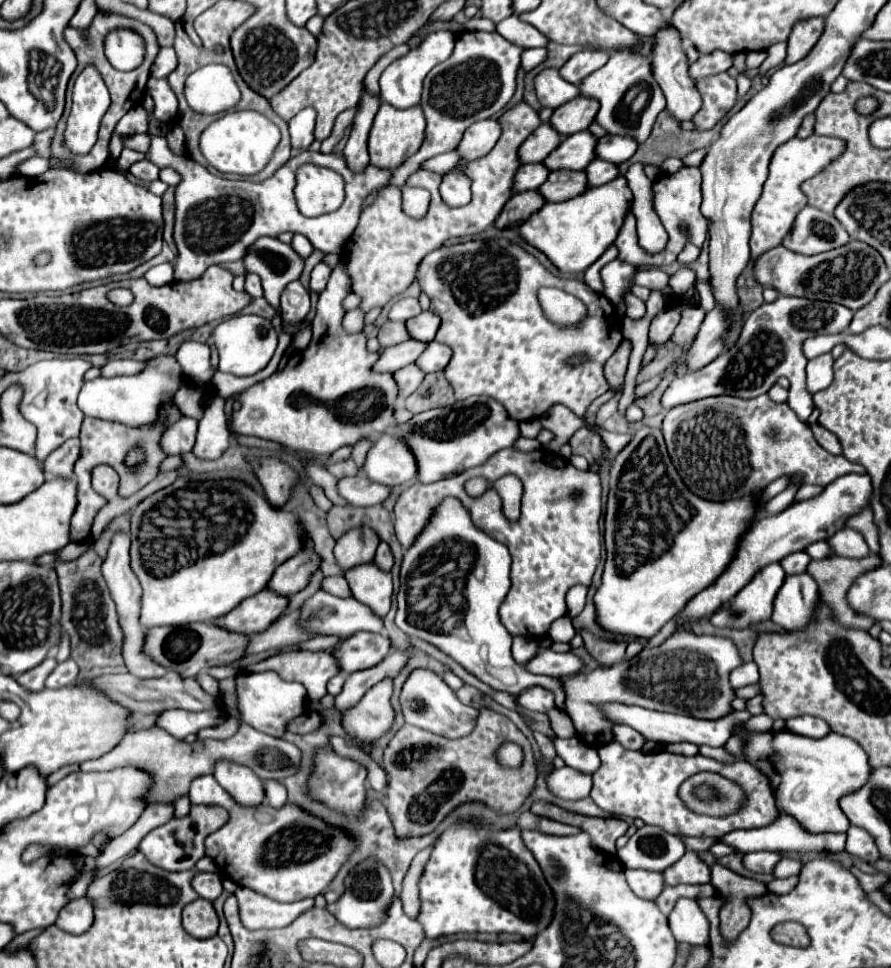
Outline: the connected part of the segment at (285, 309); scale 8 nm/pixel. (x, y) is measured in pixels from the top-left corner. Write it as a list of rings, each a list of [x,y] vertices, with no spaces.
[[[299,280],[289,282],[281,294],[283,326],[293,326],[293,324],[303,322],[309,308],[311,308],[309,292],[303,288],[303,284]]]

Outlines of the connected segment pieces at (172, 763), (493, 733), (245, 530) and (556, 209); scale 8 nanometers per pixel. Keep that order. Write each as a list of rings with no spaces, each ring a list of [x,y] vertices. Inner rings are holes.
[[[243,724],[239,732],[227,740],[197,740],[193,744],[173,738],[171,734],[167,734],[167,730],[159,726],[151,726],[145,730],[129,732],[115,750],[111,750],[101,758],[83,762],[81,770],[99,772],[99,770],[115,770],[123,766],[133,766],[137,770],[143,770],[153,778],[153,784],[149,786],[149,792],[143,798],[145,804],[161,804],[161,802],[175,802],[177,798],[189,794],[189,784],[199,776],[213,774],[213,768],[219,760],[229,760],[229,762],[247,766],[261,780],[281,782],[283,778],[295,774],[295,766],[299,764],[299,758],[301,758],[301,752],[291,742],[263,734],[247,724]]]
[[[479,710],[475,730],[459,740],[449,740],[405,724],[389,740],[383,764],[389,780],[387,812],[397,838],[433,832],[455,806],[469,800],[481,800],[495,812],[515,812],[529,796],[537,778],[535,756],[525,734],[507,716],[493,710]],[[505,742],[515,742],[523,748],[525,756],[519,768],[507,768],[497,762],[497,750]]]
[[[175,480],[171,486],[145,498],[131,516],[131,568],[143,586],[143,626],[211,622],[229,614],[245,598],[265,590],[275,568],[303,550],[305,532],[297,514],[273,508],[263,494],[243,480]]]
[[[619,176],[615,182],[589,188],[587,192],[567,202],[547,202],[519,228],[521,236],[541,252],[565,274],[585,272],[617,238],[625,216],[633,204],[627,178]]]

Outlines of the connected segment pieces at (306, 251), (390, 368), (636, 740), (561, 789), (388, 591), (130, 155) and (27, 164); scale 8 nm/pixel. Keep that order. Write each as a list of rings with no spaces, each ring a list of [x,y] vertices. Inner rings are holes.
[[[295,234],[293,236],[293,242],[291,242],[291,246],[303,256],[303,258],[307,258],[311,252],[313,252],[313,246],[311,246],[311,242],[307,240],[307,238],[303,238],[303,234]]]
[[[407,340],[401,344],[389,346],[381,352],[381,358],[375,364],[375,370],[377,372],[397,372],[403,366],[413,364],[425,348],[427,348],[427,342],[417,342],[417,340]]]
[[[616,725],[613,735],[613,740],[621,743],[624,748],[636,751],[642,748],[646,740],[639,732],[626,725]]]
[[[571,766],[553,770],[547,778],[551,792],[565,800],[581,800],[591,792],[591,774],[581,774]]]
[[[367,562],[347,570],[345,578],[351,586],[355,600],[367,604],[381,618],[389,612],[393,594],[391,572],[381,570],[375,562]]]
[[[123,148],[121,156],[115,160],[115,168],[117,168],[117,170],[127,170],[133,162],[137,162],[137,160],[141,160],[141,158],[143,158],[143,154],[139,154],[139,152],[131,150],[131,148]]]
[[[31,158],[31,160],[25,160],[17,172],[23,174],[23,176],[39,176],[43,172],[47,172],[51,168],[51,158]]]

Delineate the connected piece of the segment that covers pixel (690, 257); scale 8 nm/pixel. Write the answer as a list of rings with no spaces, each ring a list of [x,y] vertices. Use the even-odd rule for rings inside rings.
[[[687,243],[685,248],[681,250],[681,254],[677,256],[677,262],[679,262],[679,264],[689,264],[689,262],[693,262],[697,256],[699,256],[699,248],[693,246],[691,243]]]

